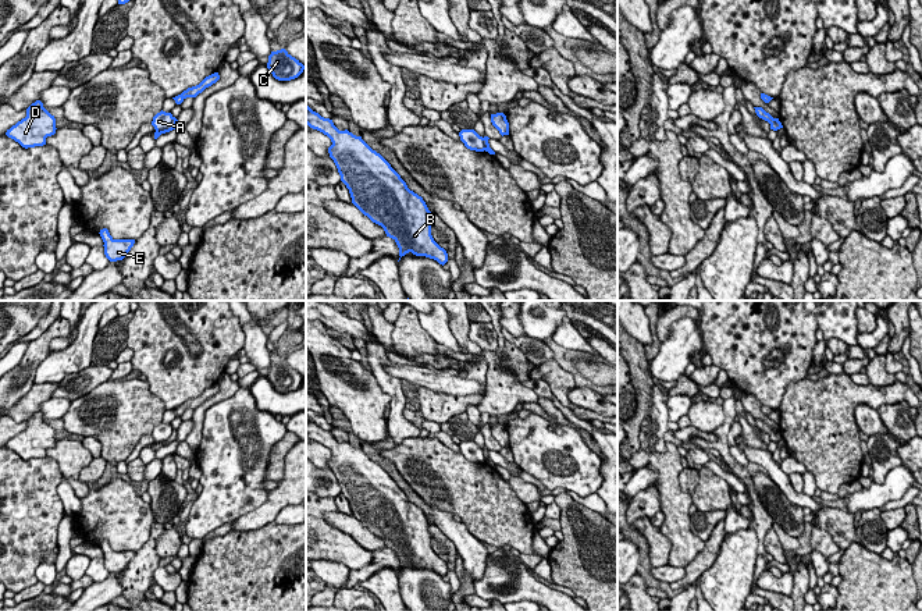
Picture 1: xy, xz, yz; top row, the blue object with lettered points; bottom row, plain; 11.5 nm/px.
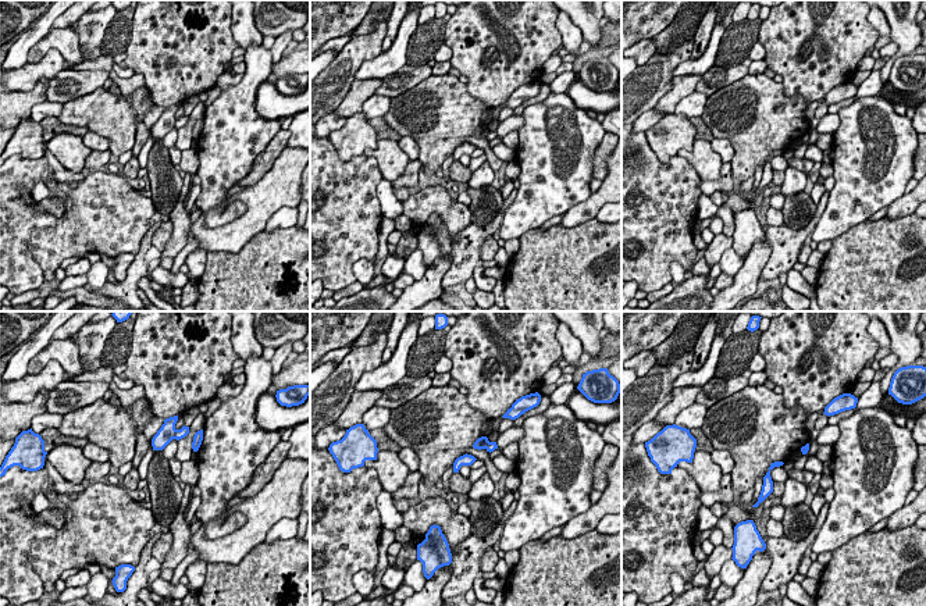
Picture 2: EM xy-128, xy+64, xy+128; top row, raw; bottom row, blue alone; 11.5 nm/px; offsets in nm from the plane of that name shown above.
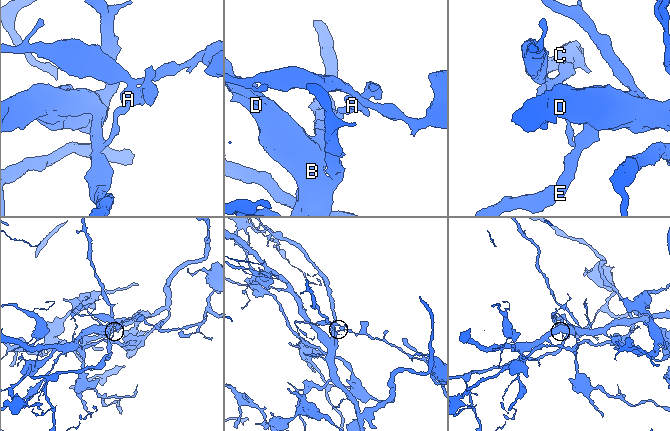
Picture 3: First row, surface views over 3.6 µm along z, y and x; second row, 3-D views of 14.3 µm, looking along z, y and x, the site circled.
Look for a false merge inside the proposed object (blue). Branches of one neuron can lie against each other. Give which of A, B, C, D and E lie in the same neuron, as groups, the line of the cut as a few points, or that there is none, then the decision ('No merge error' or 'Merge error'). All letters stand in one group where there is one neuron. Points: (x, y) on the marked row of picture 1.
Groups: A C / B D E. Split along xy (174, 117), (166, 128), (156, 131). Merge error

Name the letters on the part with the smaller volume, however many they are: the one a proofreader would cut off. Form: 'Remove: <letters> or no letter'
Remove: A, C

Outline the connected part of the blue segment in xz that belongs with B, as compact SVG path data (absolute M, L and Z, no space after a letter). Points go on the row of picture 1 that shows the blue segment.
M306 104L306 124L327 135L332 145L328 148L330 157L334 160L341 181L349 189L352 203L373 223L381 225L387 237L392 238L399 256L412 252L416 256L426 256L439 264L448 262L448 253L431 235L430 210L421 196L410 191L401 175L375 150L373 150L362 136L356 136L348 129L339 131L332 120L321 117Z

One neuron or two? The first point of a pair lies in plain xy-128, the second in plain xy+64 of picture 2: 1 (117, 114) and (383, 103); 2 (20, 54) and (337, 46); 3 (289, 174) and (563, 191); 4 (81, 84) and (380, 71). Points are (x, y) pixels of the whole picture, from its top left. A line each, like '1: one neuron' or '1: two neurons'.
1: two neurons
2: two neurons
3: two neurons
4: two neurons

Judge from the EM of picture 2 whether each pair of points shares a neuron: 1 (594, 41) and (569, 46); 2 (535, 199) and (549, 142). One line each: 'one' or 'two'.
1: two
2: one

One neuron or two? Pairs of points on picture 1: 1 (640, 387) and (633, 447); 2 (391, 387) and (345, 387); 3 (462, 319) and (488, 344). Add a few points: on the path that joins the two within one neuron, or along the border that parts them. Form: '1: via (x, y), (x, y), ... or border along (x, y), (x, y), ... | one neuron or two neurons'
1: via (641, 402), (641, 414), (633, 425), (633, 432) | one neuron
2: border along (370, 372), (390, 397), (390, 404) | two neurons
3: border along (469, 322), (469, 337), (483, 350) | two neurons

